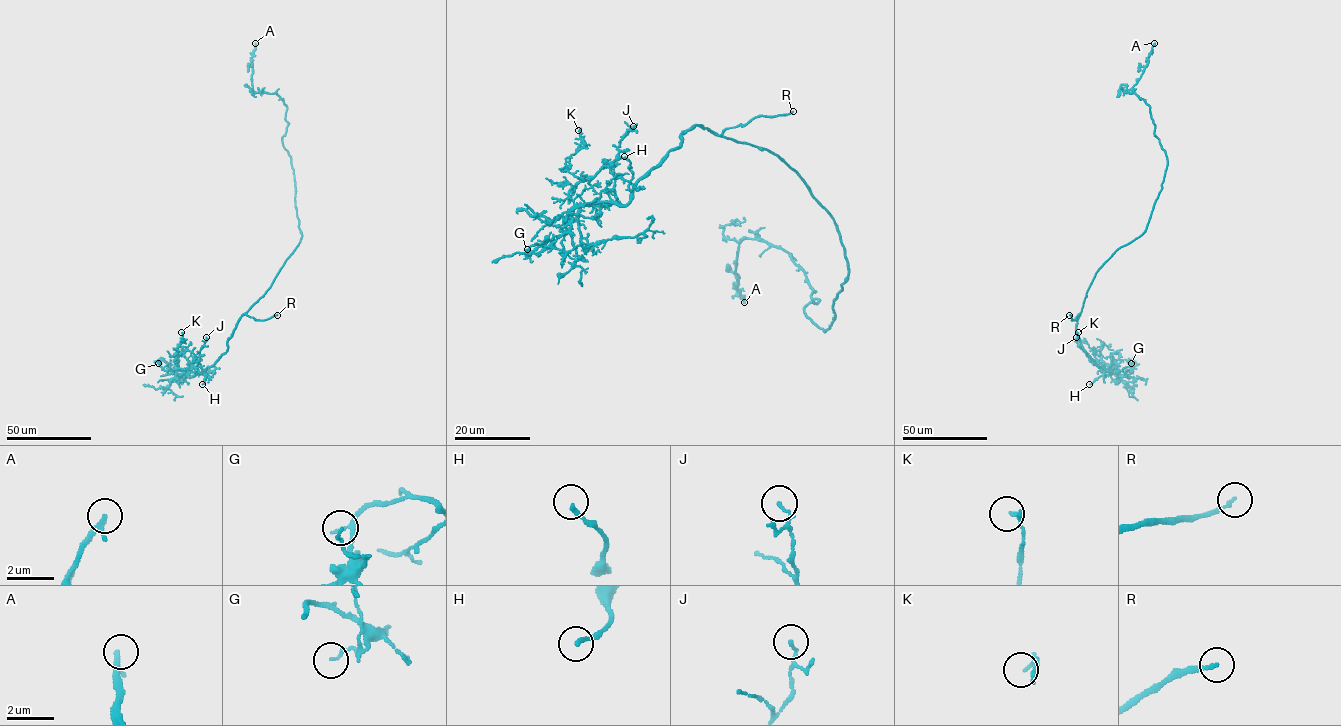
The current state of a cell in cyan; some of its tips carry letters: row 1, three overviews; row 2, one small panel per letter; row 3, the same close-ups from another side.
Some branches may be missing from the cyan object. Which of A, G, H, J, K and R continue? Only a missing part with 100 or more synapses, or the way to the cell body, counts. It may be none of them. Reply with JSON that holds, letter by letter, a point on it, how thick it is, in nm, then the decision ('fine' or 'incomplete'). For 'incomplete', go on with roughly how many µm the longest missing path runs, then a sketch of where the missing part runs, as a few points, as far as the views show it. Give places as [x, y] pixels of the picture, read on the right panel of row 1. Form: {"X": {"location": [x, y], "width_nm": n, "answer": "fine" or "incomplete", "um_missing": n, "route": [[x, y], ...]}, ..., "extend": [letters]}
{"A": {"location": [1154, 43], "width_nm": 240, "answer": "incomplete", "um_missing": 45}, "G": {"location": [1131, 363], "width_nm": 120, "answer": "fine"}, "H": {"location": [1089, 384], "width_nm": 170, "answer": "fine"}, "J": {"location": [1076, 337], "width_nm": 130, "answer": "fine"}, "K": {"location": [1078, 332], "width_nm": 140, "answer": "fine"}, "R": {"location": [1069, 315], "width_nm": 150, "answer": "incomplete", "um_missing": 10, "route": [[1069, 315], [1057, 313]]}, "extend": ["A", "R"]}

